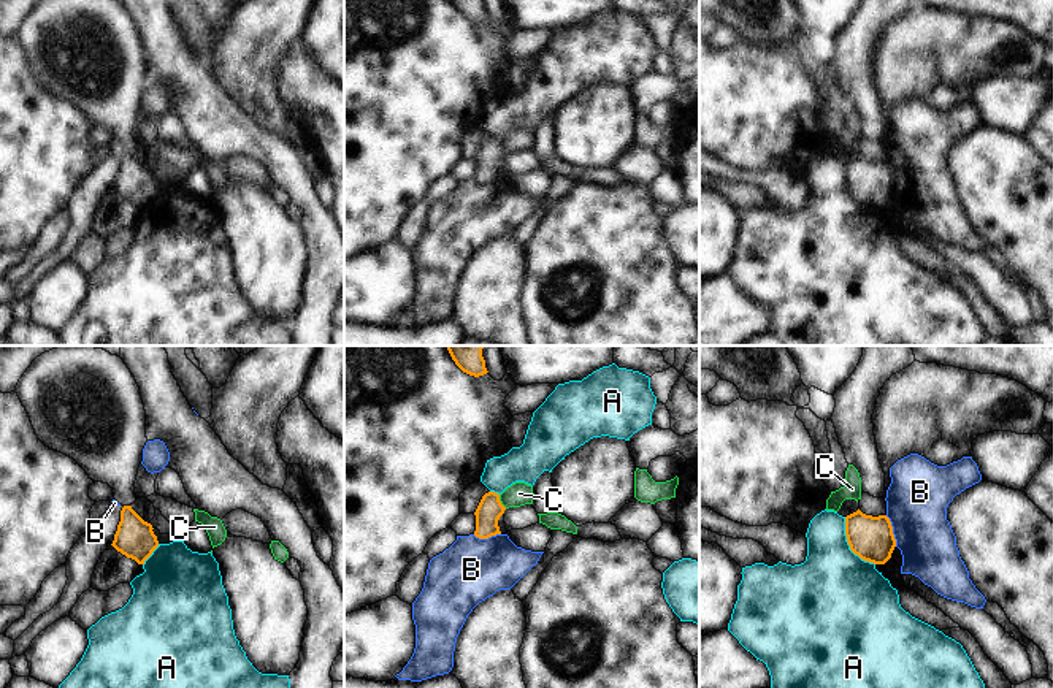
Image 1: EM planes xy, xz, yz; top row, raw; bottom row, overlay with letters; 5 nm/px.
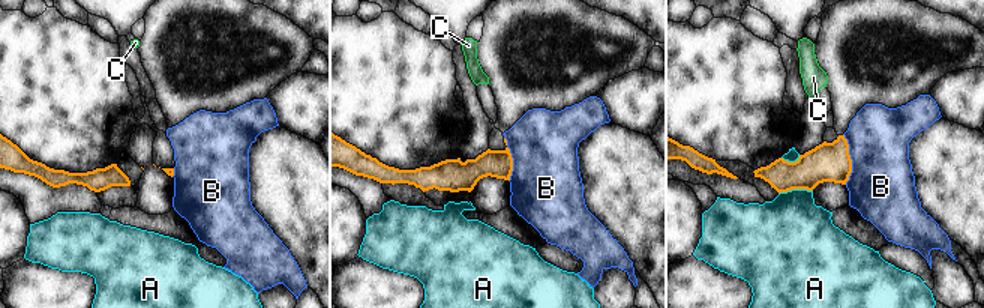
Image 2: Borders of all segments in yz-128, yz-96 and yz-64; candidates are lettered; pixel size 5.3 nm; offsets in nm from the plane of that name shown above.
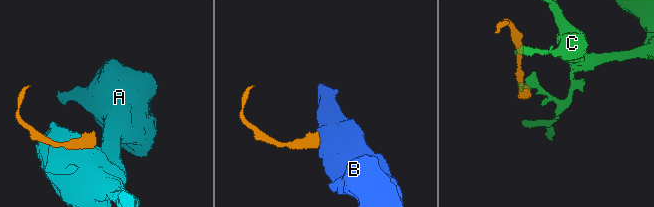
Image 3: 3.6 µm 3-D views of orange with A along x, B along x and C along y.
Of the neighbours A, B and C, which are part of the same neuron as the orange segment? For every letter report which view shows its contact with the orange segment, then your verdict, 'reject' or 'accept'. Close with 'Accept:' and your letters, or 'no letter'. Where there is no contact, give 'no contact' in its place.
A: yz | reject
B: yz | reject
C: xz | reject
Accept: no letter

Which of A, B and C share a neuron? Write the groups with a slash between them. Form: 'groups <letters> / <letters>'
groups A / B / C

